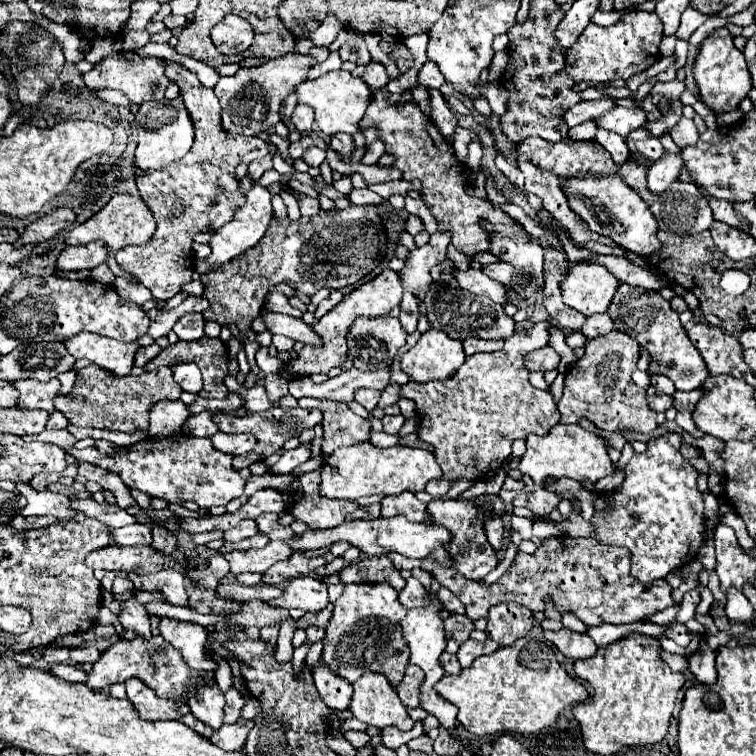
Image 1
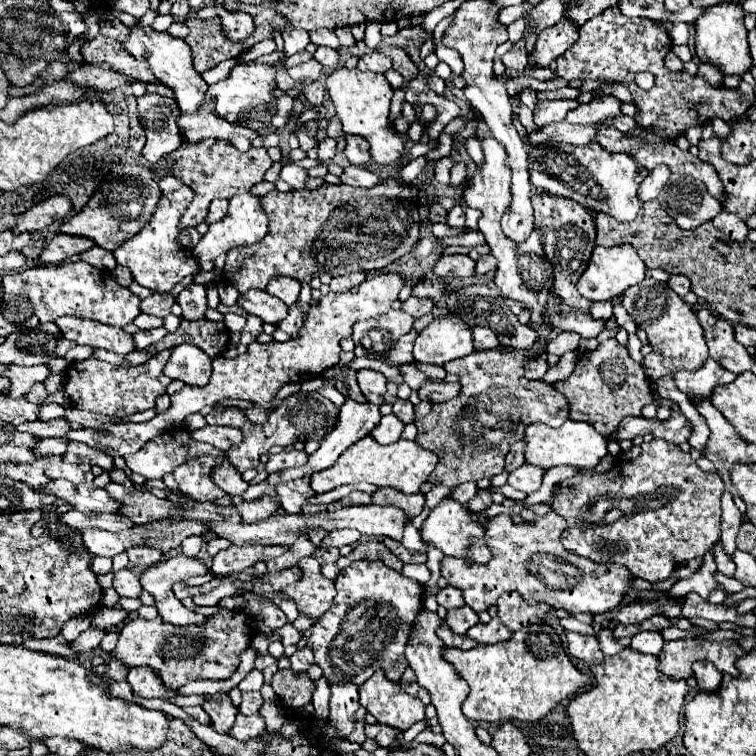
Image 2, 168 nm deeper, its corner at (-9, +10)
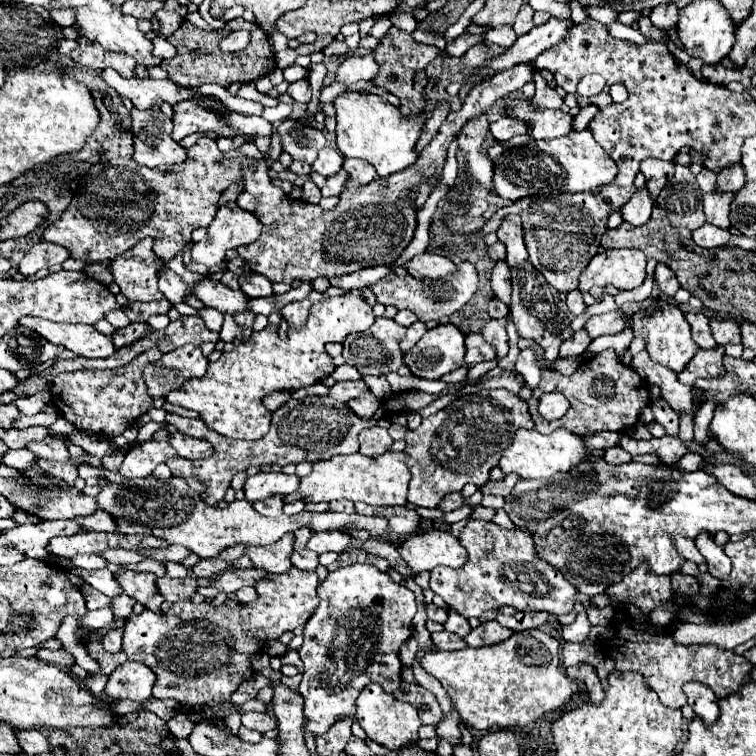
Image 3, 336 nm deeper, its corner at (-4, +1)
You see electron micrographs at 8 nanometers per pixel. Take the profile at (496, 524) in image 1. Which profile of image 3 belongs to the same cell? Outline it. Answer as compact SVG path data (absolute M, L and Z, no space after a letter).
M450 493L448 497L444 497L444 503L438 505L438 509L442 509L444 513L454 511L454 509L460 509L460 507L464 507L464 497L462 497L462 493Z

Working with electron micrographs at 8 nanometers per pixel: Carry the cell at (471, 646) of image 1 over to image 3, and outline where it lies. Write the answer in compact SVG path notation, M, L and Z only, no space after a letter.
M488 621L488 623L482 623L480 627L472 629L464 641L470 647L484 647L484 645L494 645L494 643L506 641L510 635L512 635L512 631L502 627L498 621Z

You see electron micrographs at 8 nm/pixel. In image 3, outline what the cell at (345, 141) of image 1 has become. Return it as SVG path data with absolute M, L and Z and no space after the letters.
M346 159L344 169L350 175L350 185L364 185L376 179L376 169L362 159Z

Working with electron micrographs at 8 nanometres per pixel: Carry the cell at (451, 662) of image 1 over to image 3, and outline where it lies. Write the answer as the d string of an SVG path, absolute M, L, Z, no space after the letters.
M448 631L432 633L432 643L434 643L440 651L460 651L460 649L468 647L462 637L456 637L454 633L448 633Z

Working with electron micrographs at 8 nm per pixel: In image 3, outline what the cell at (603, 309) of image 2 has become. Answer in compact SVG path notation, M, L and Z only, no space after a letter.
M578 289L572 291L570 295L566 295L566 305L568 305L568 311L574 315L582 315L586 311L586 303L582 301L582 295Z

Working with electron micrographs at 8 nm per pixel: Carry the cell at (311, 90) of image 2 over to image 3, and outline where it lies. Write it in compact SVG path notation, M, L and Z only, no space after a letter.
M306 79L296 81L296 83L290 83L290 87L288 87L288 95L290 95L296 103L304 103L304 105L308 105L308 103L312 101L310 83L308 83Z

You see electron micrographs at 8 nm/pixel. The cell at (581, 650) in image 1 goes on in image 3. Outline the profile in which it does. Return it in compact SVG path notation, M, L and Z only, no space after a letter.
M578 663L578 665L572 665L566 669L566 673L576 679L576 681L582 681L582 685L586 687L588 691L588 699L592 703L600 703L604 699L604 689L602 689L602 683L600 683L600 677L596 675L596 669L588 663Z

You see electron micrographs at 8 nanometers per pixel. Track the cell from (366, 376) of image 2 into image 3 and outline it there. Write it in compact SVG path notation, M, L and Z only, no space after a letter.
M340 381L334 383L334 387L330 387L330 397L336 403L348 403L354 397L360 397L362 393L368 391L368 385L364 381Z

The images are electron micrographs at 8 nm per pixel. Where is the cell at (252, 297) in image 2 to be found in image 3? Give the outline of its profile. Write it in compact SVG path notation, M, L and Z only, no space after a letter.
M206 277L194 291L192 291L200 301L204 301L208 307L218 309L220 313L228 313L228 315L236 315L242 311L250 311L250 297L242 291L232 291L226 285L222 285L220 281L212 281L210 277Z

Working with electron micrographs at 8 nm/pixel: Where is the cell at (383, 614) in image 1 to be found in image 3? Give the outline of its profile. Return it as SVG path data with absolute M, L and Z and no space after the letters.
M352 565L342 567L318 585L320 605L304 627L304 643L298 649L304 663L304 677L300 693L304 697L304 715L308 719L308 731L320 735L330 729L336 717L354 717L356 697L368 683L380 683L386 693L392 693L400 685L402 663L398 657L400 645L412 635L412 617L416 615L416 597L402 583L394 583L388 573L382 573L374 565Z

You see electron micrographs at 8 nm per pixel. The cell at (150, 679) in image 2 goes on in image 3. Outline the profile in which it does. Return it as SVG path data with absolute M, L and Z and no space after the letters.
M126 661L124 665L120 665L120 669L116 669L110 675L104 693L114 701L130 699L130 701L144 703L152 697L154 683L156 683L156 675L146 665Z

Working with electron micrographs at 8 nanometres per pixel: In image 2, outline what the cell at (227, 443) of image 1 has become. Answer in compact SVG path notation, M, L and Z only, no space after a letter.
M205 426L191 434L195 440L207 442L221 450L229 450L231 446L239 444L239 440L241 440L241 432L237 428L227 428L227 426Z

